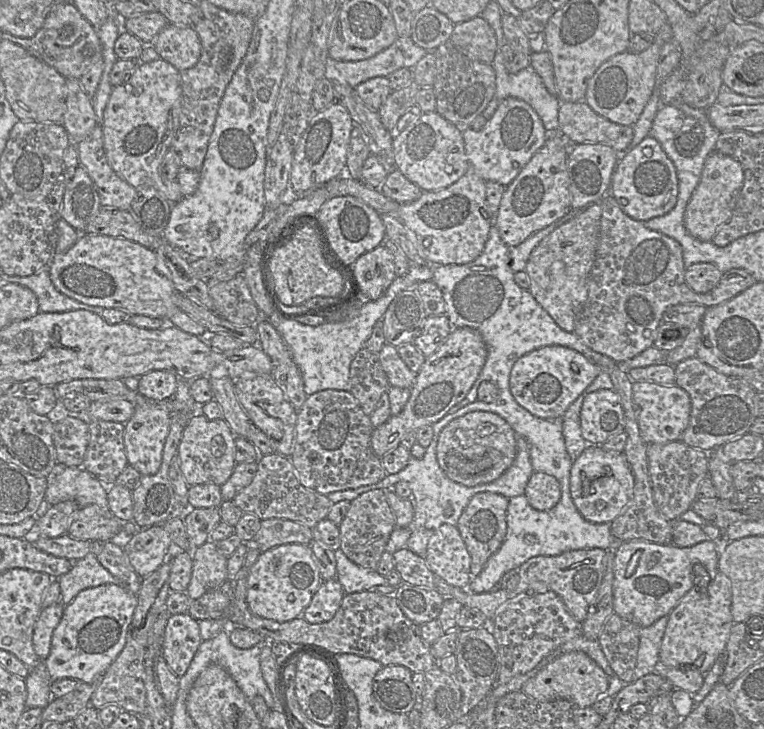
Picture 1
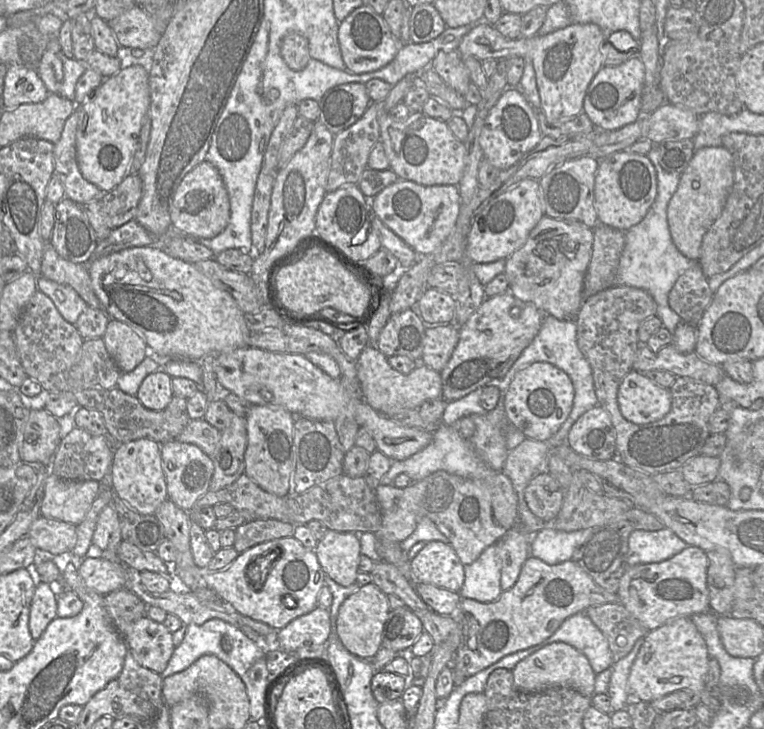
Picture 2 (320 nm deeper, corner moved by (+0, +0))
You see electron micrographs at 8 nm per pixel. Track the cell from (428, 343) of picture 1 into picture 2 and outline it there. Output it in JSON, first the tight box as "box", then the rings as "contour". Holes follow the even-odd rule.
{"box":[420,323,459,372],"contour":[[[455,323],[426,325],[420,364],[441,372],[450,360],[459,341],[459,327]]]}

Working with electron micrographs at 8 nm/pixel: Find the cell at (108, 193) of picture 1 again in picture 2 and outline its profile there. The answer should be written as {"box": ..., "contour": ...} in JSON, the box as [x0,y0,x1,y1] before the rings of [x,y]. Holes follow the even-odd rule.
{"box":[54,111,105,204],"contour":[[[77,111],[66,120],[60,139],[54,144],[54,175],[61,181],[65,197],[77,204],[101,200],[105,193],[81,174],[76,158],[76,132],[79,125]]]}

